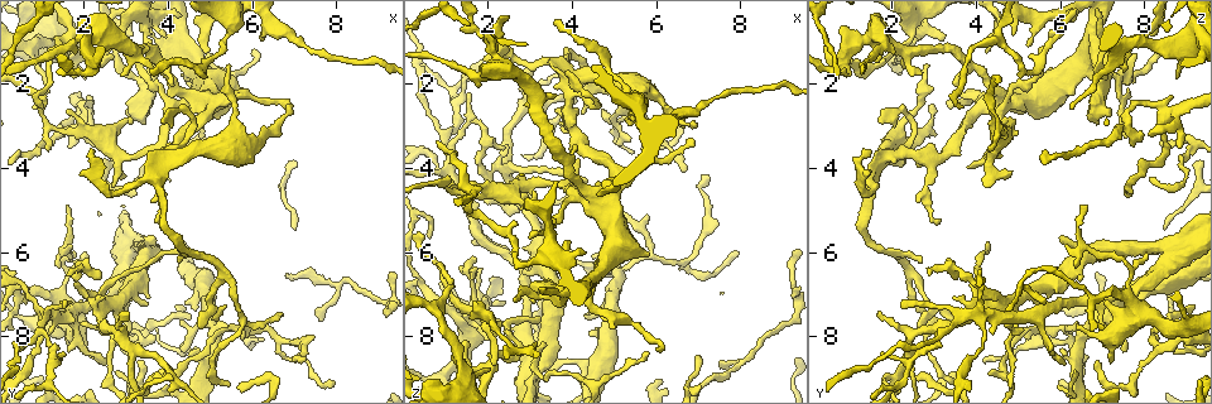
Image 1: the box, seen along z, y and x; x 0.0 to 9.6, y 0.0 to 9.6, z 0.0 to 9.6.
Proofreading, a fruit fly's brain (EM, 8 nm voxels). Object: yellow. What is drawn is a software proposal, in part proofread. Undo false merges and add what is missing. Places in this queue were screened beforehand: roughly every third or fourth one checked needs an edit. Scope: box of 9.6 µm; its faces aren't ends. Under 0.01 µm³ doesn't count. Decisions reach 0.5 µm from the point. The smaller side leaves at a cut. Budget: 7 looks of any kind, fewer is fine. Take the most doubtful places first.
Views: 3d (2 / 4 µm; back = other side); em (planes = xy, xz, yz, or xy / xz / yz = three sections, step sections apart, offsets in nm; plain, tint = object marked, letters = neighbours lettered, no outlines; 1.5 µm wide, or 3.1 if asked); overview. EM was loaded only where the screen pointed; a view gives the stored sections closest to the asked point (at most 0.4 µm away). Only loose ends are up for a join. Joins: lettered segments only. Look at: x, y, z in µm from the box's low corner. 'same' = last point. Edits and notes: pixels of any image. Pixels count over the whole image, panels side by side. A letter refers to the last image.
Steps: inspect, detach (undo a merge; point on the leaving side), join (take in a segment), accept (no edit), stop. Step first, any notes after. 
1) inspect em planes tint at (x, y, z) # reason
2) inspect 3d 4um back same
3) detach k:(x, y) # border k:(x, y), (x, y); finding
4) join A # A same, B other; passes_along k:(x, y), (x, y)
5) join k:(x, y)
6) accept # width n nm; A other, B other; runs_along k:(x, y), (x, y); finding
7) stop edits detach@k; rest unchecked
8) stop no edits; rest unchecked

inspect em planes letters at (1.95, 2.90, 7.50) # abrupt turn

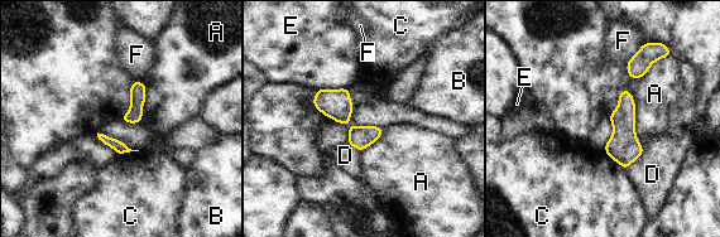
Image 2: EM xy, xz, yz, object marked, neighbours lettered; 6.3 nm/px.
accept # width 100 nm; A other, B other, C other, D other, E other, F other; continuous, no second cell

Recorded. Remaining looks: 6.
inspect 3d 4um back at (1.35, 6.35, 6.40) # tapers out

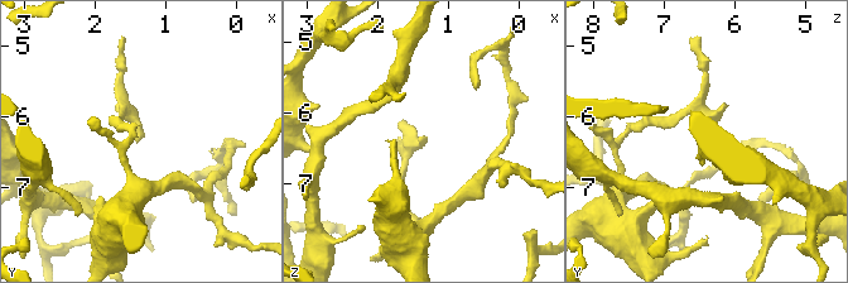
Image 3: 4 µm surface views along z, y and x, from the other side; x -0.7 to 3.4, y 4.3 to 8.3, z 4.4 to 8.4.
inspect em xz step 8 letters at (1.40, 6.35, 6.35) # now the EM

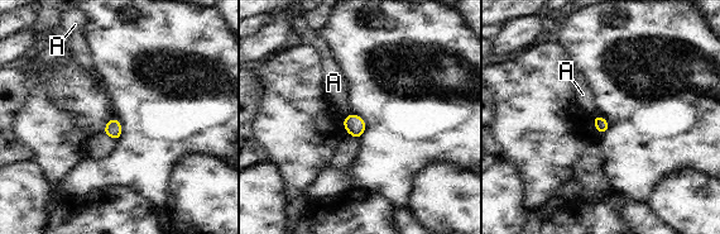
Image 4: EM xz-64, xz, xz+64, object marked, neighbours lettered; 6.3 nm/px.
accept # width 80 nm; longest_contact A 70 nm; A other; none of them fits

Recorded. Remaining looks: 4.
inspect em planes letters at (5.15, 7.55, 3.55) # branch stops here

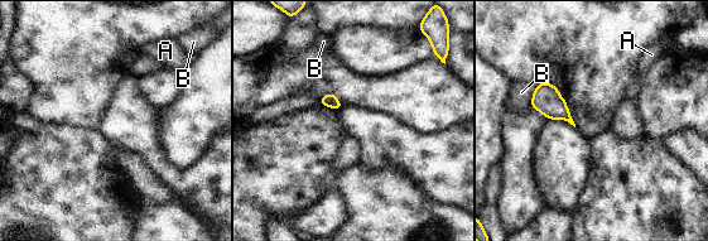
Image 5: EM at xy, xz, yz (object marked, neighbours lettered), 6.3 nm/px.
accept # longest_contact B 160 nm; A other, B other; border 5:(538, 83), (530, 106); no lettered segment goes on from it

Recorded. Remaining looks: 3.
stop no edits; rest unchecked

